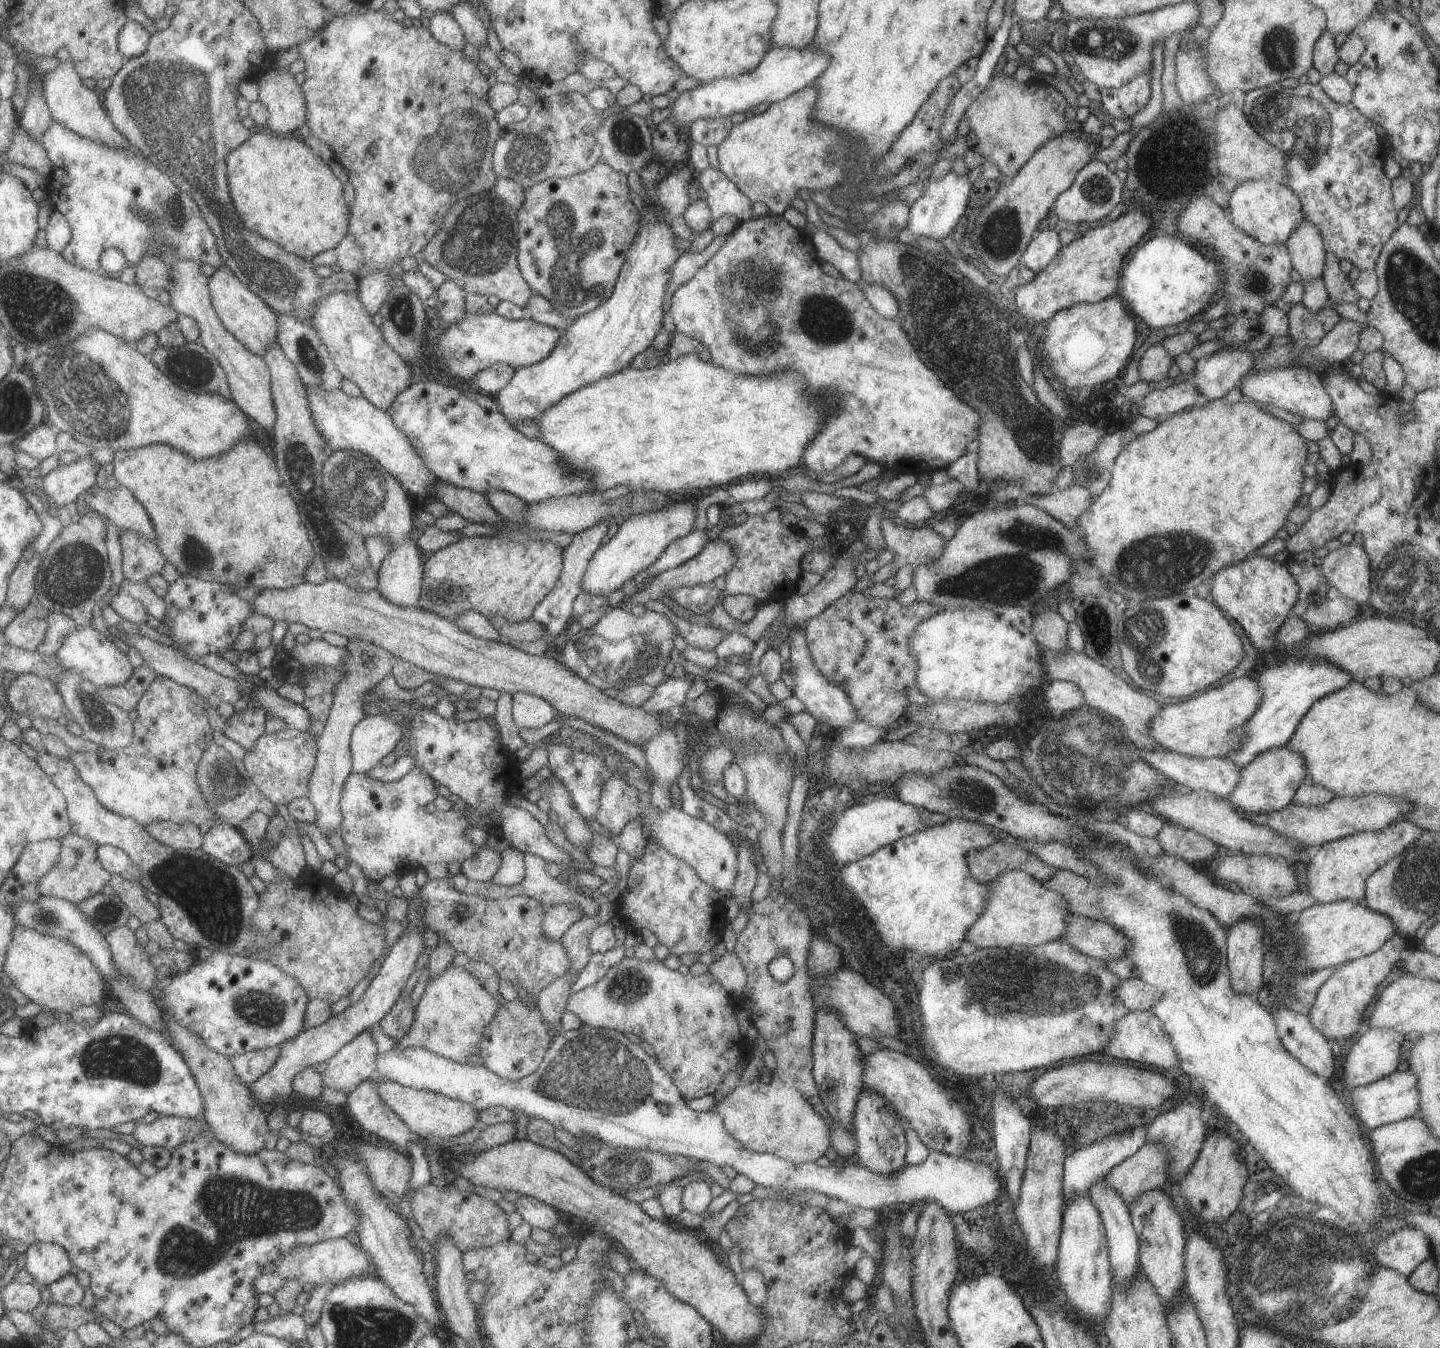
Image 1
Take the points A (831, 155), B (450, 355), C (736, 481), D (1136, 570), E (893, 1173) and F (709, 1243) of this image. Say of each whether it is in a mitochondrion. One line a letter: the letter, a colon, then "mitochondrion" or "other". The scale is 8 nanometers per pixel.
A: mitochondrion
B: mitochondrion
C: other
D: mitochondrion
E: other
F: other

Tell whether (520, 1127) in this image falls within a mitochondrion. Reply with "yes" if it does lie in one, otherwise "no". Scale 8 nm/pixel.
no

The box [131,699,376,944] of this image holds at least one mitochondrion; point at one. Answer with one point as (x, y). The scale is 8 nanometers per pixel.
(225, 778)

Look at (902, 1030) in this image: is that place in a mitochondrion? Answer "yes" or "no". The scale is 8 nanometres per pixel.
no

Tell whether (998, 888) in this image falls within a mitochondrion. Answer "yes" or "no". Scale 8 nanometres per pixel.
no

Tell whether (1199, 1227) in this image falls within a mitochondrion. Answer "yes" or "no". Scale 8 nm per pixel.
no

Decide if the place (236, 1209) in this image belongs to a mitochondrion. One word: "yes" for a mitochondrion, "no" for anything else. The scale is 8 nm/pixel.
yes

